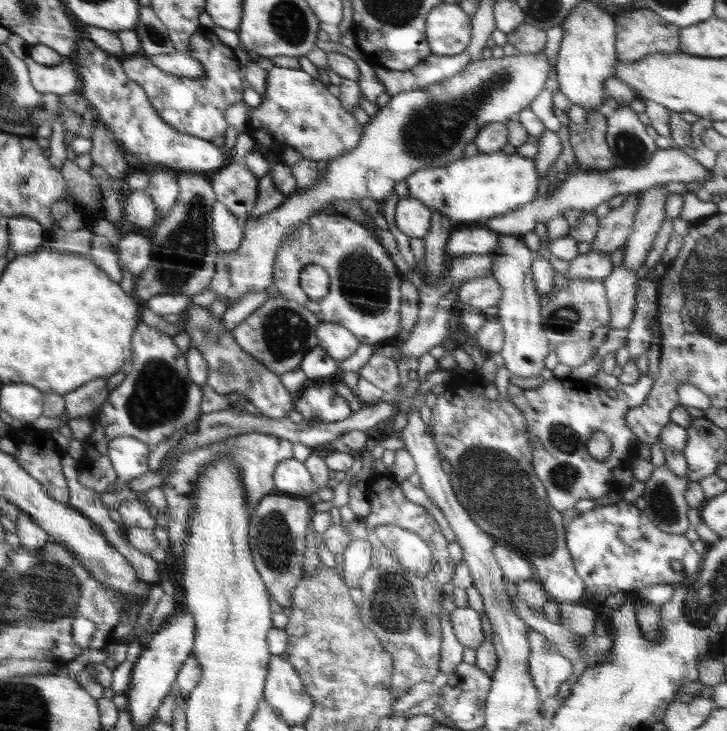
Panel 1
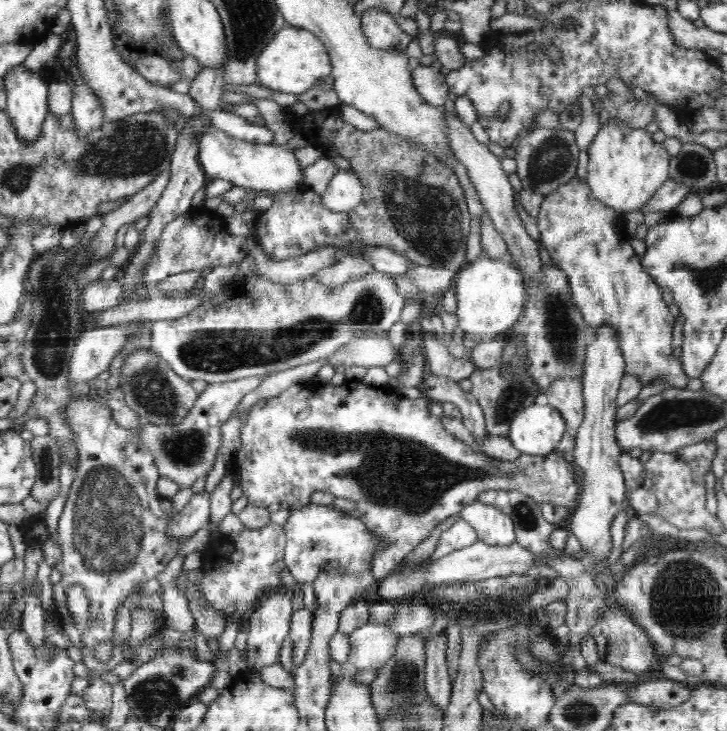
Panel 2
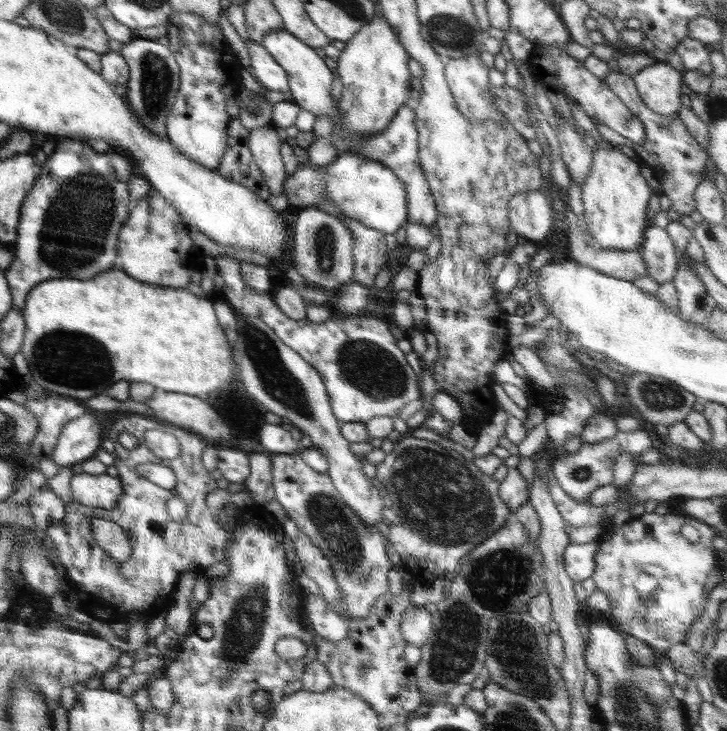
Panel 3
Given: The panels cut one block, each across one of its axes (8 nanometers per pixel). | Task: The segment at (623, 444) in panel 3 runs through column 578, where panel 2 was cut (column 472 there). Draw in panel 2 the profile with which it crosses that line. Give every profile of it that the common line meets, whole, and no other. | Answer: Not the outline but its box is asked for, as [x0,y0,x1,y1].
[232,379,581,582]

